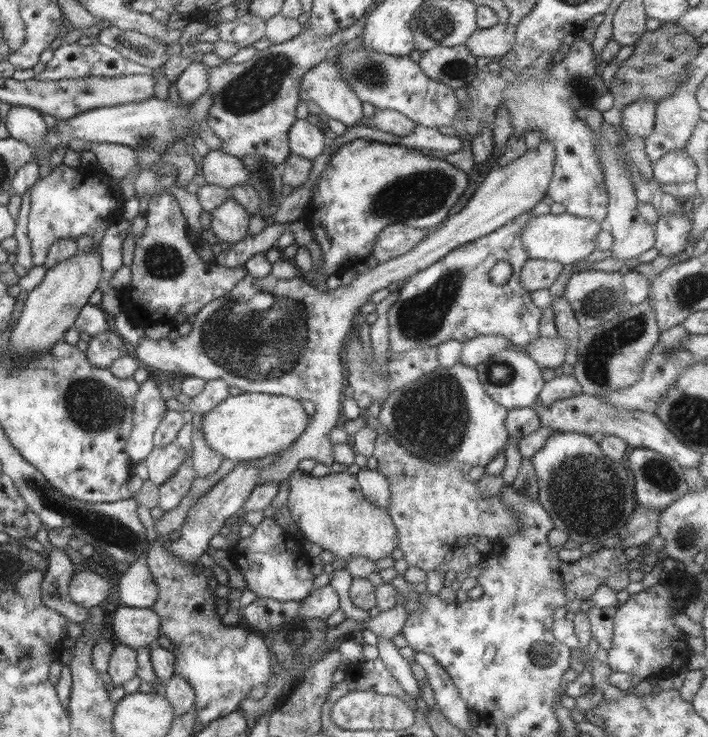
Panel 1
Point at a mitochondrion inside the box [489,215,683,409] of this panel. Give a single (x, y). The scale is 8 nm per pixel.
(597, 353)

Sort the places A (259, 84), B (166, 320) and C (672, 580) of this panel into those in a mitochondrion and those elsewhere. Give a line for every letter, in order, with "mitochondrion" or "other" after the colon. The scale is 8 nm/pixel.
A: mitochondrion
B: other
C: other

